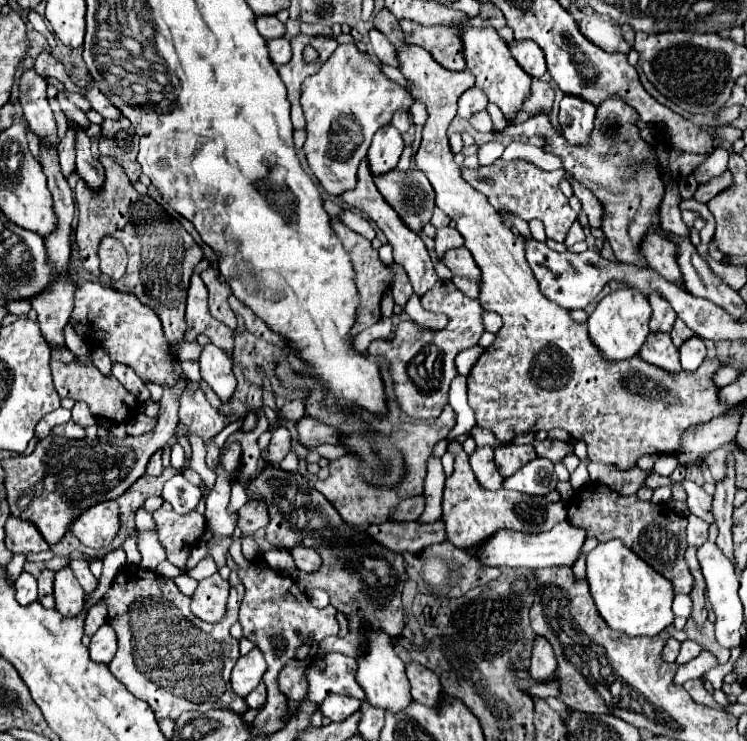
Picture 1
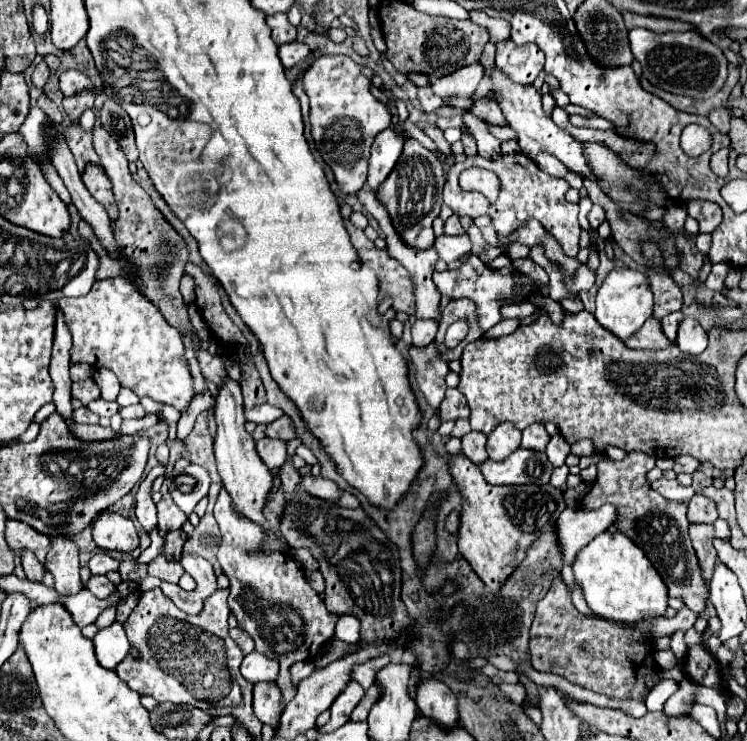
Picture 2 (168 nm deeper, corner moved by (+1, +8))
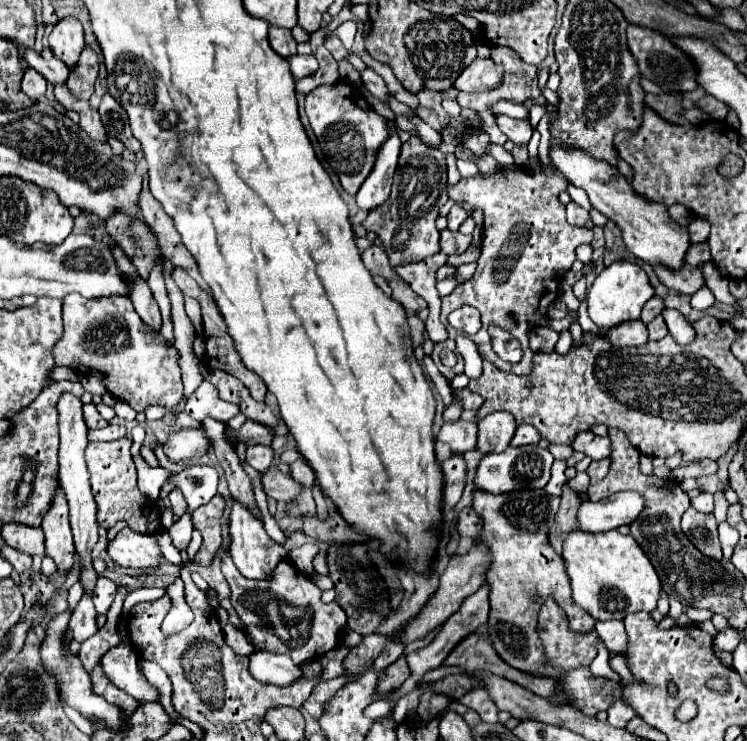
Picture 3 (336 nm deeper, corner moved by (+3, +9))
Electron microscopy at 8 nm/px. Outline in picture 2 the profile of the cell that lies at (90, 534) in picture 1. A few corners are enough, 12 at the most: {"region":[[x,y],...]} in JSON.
{"region":[[111,511],[93,521],[93,539],[105,551],[139,545],[133,521]]}

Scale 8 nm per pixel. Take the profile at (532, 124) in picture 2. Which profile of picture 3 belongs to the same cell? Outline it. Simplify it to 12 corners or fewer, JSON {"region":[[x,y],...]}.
{"region":[[585,148],[549,158],[629,252],[681,268],[691,242],[665,204],[635,194],[617,166]]}

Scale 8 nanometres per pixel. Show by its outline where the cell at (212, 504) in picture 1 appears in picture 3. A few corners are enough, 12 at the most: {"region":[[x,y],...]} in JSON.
{"region":[[289,560],[245,578],[231,604],[259,650],[297,666],[339,644],[347,616]]}

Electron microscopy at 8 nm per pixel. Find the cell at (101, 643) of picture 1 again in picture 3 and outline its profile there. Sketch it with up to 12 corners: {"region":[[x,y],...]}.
{"region":[[121,642],[101,656],[117,688],[139,702],[157,702],[157,690],[137,672],[133,644]]}

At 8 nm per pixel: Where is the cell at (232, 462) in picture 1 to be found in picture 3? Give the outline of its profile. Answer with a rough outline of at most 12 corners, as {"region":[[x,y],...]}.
{"region":[[243,502],[231,506],[231,558],[247,578],[287,558]]}

